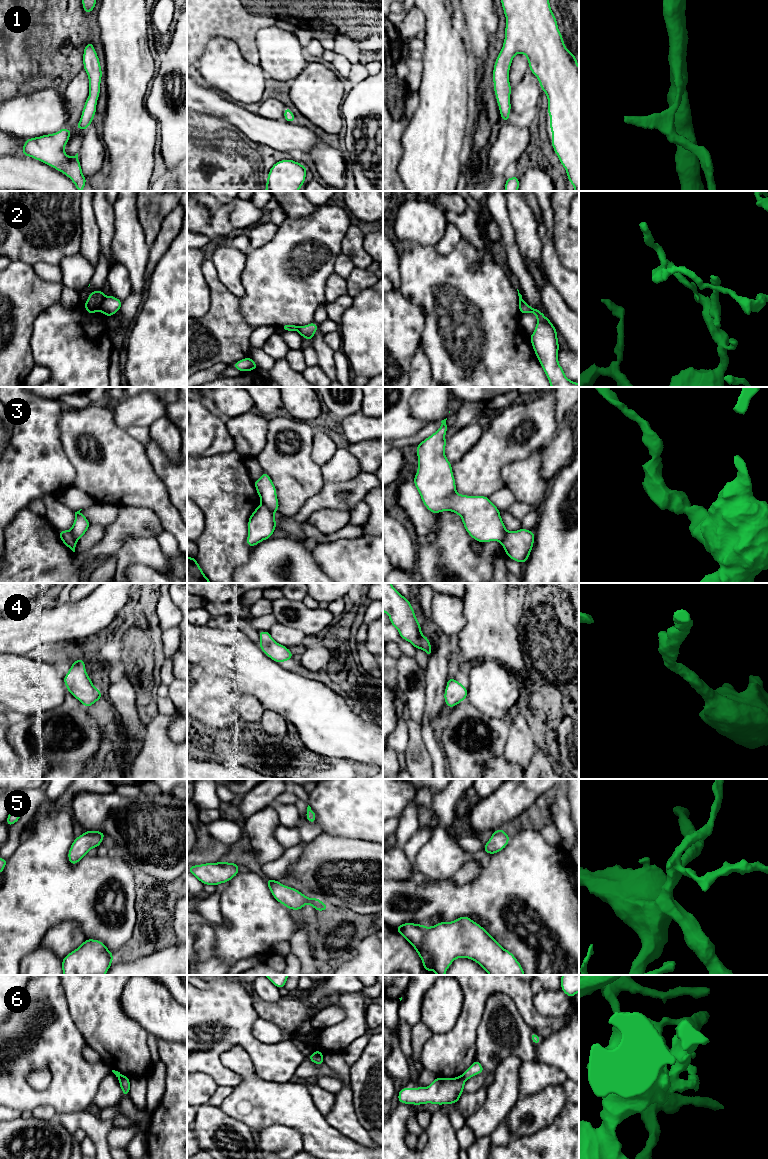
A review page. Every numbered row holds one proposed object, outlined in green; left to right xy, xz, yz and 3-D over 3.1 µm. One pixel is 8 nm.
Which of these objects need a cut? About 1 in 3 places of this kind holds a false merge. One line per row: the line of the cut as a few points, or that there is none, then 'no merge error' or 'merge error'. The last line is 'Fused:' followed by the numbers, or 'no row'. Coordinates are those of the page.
1: no cut; no merge error
2: cut in xy along (106, 296), (99, 309); merge error
3: cut in xz along (261, 503), (274, 512); merge error
4: no cut; no merge error
5: no cut; no merge error
6: cut in yz along (461, 1075), (465, 1080); merge error
Fused: 2, 3, 6

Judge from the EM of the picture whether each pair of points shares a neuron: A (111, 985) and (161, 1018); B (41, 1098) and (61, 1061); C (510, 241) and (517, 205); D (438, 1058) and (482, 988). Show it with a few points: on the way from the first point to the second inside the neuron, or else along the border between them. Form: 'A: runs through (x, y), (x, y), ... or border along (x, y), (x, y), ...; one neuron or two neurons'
A: border along (124, 985), (121, 991), (121, 1007), (127, 1015); two neurons
B: runs through (51, 1091), (61, 1081), (61, 1071); one neuron
C: border along (507, 205), (519, 251); two neurons
D: runs through (455, 1041), (464, 1032), (474, 1005); one neuron

